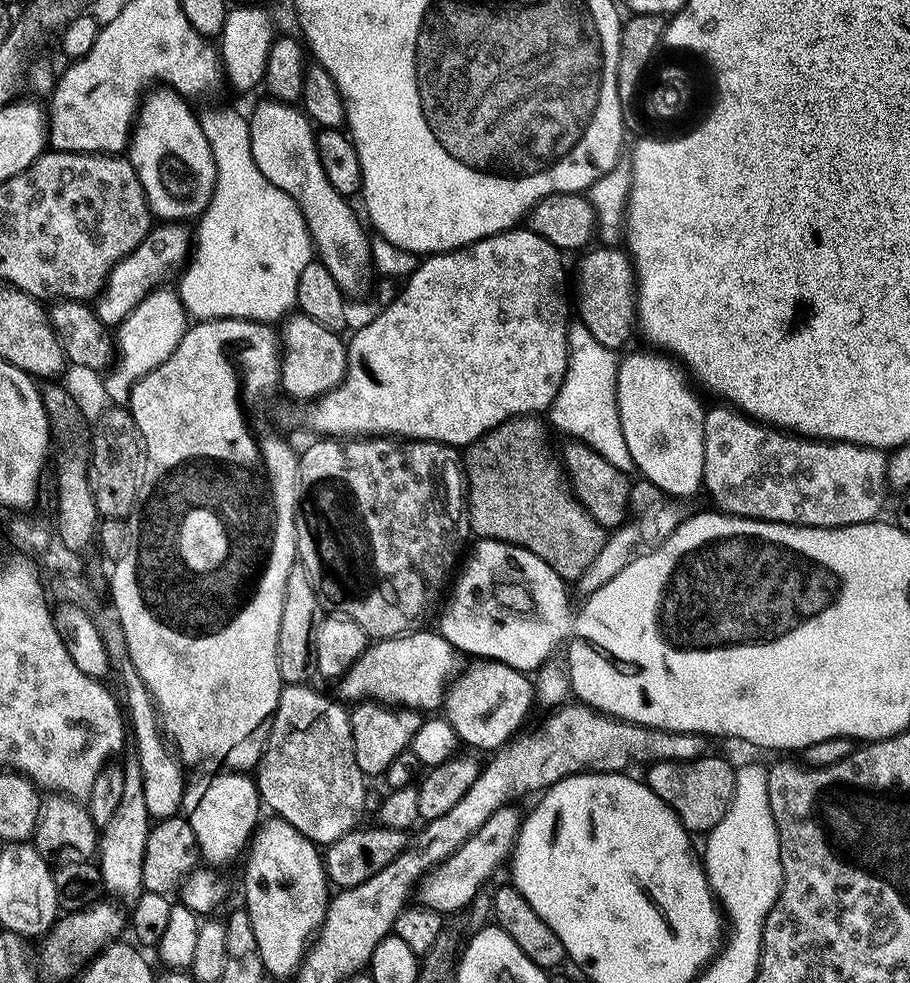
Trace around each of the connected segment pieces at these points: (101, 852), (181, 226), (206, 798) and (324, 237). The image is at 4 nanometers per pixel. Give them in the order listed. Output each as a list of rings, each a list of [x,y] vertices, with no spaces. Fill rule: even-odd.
[[[128,758],[128,761],[123,761],[122,767],[124,769],[124,777],[122,778],[122,798],[118,802],[118,806],[114,810],[114,814],[110,818],[110,822],[106,825],[103,825],[102,831],[98,836],[98,867],[100,870],[101,882],[103,887],[107,889],[109,892],[112,891],[111,895],[115,897],[117,901],[125,902],[133,902],[136,901],[140,895],[142,895],[146,891],[146,885],[144,885],[144,872],[146,872],[145,865],[145,856],[147,856],[147,842],[148,842],[148,830],[150,827],[150,817],[148,815],[148,811],[146,810],[146,798],[144,797],[144,791],[142,790],[142,766],[138,766],[138,762],[134,758]]]
[[[160,222],[149,228],[148,237],[126,258],[110,270],[108,281],[94,300],[94,311],[106,326],[119,326],[147,295],[165,283],[172,271],[175,273],[189,259],[194,236],[184,222]],[[176,268],[176,269],[175,269]]]
[[[219,770],[213,776],[200,776],[184,789],[183,815],[194,830],[203,863],[208,866],[228,864],[247,849],[261,823],[262,801],[255,779],[244,770]]]
[[[264,98],[264,101],[253,110],[252,116],[247,117],[250,130],[250,150],[254,154],[254,162],[258,170],[278,190],[282,190],[293,202],[300,207],[304,221],[308,227],[308,235],[317,252],[319,263],[334,274],[334,282],[343,290],[345,297],[364,296],[374,288],[374,265],[372,262],[372,246],[370,243],[369,229],[360,225],[356,212],[351,208],[349,197],[338,194],[334,186],[330,186],[330,180],[326,178],[326,170],[322,170],[322,162],[318,158],[316,149],[316,132],[314,125],[307,115],[296,104],[285,104],[283,100]]]

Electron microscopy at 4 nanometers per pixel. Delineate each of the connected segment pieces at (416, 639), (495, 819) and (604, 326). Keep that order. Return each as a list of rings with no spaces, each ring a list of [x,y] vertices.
[[[422,629],[404,633],[394,639],[373,641],[339,679],[337,697],[350,704],[369,700],[406,709],[418,709],[422,712],[425,712],[424,710],[434,712],[441,709],[449,682],[454,680],[461,671],[462,666],[458,664],[460,654],[439,631],[430,632]]]
[[[512,806],[499,808],[492,813],[489,820],[468,840],[462,842],[452,856],[421,876],[418,885],[419,903],[441,914],[456,912],[459,908],[467,909],[485,887],[483,884],[495,874],[496,867],[511,857],[521,823],[521,813],[516,813]]]
[[[599,246],[600,248],[593,247],[591,250],[585,251],[584,256],[576,264],[576,288],[574,284],[574,312],[578,315],[579,323],[586,326],[586,330],[590,330],[590,334],[594,334],[594,338],[598,338],[598,342],[602,342],[602,346],[611,348],[613,350],[620,350],[620,347],[631,338],[632,332],[634,336],[634,329],[637,327],[636,323],[636,273],[632,266],[631,255],[623,247],[620,246]]]

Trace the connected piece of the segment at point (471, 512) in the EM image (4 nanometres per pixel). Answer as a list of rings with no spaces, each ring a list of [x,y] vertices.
[[[539,415],[515,416],[499,424],[482,438],[467,445],[462,452],[462,467],[468,497],[468,526],[473,537],[482,540],[501,540],[530,550],[546,566],[550,566],[565,582],[576,582],[582,573],[598,558],[606,539],[606,529],[581,506],[572,495],[572,485],[561,461],[548,445],[550,428]]]

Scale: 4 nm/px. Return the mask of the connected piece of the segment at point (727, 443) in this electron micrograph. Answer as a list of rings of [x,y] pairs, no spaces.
[[[720,406],[724,408],[709,407],[704,414],[704,482],[703,487],[708,488],[717,509],[727,512],[730,516],[745,516],[751,520],[765,520],[779,524],[801,524],[807,528],[841,528],[855,524],[870,524],[877,519],[876,516],[884,508],[884,491],[889,491],[888,462],[889,457],[881,449],[867,448],[864,444],[845,444],[843,442],[829,442],[815,438],[805,438],[783,428],[773,428],[763,422],[757,422],[733,406]]]

